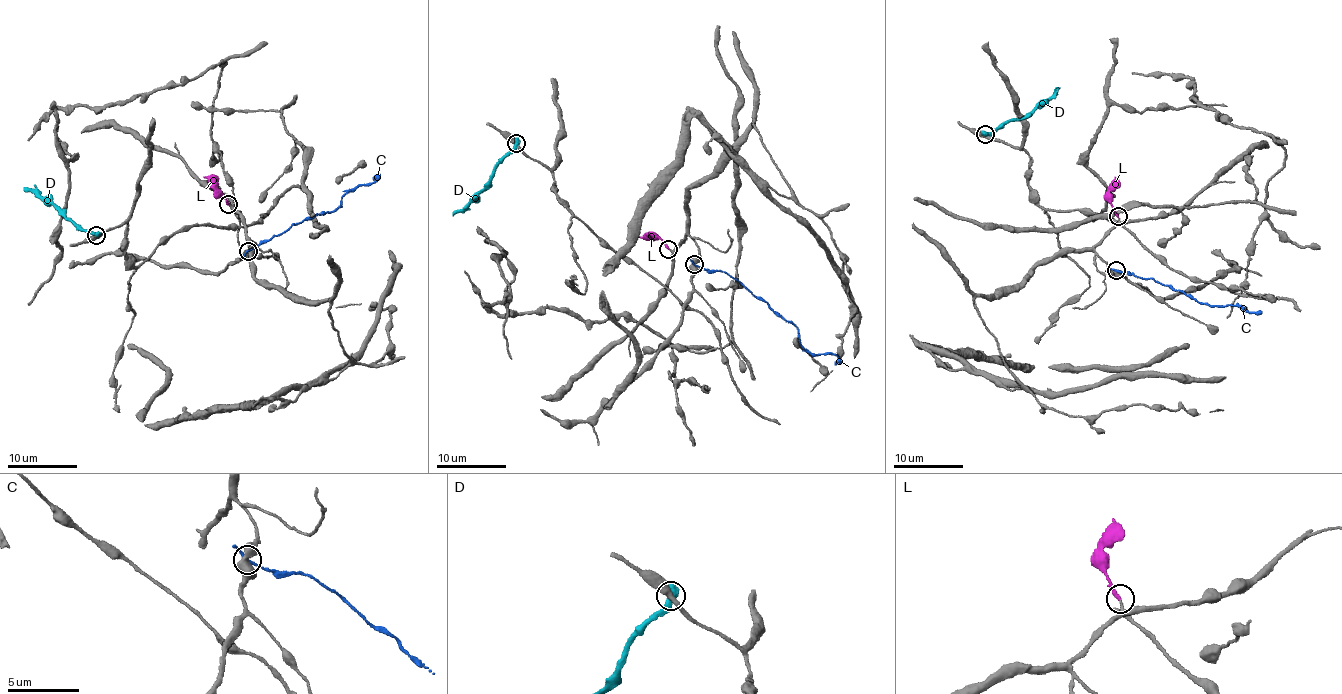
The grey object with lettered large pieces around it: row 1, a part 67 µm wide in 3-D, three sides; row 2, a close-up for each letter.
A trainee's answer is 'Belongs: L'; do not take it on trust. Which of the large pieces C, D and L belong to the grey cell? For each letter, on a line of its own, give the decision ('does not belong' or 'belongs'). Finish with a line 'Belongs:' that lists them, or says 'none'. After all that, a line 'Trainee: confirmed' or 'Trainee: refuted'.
C: does not belong
D: does not belong
L: belongs
Belongs: L
Trainee: confirmed

